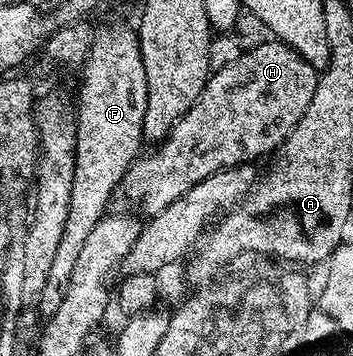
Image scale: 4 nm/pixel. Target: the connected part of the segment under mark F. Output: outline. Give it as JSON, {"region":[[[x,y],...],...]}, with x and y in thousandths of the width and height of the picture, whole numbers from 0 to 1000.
{"region":[[[331,62],[323,73],[297,73],[289,84],[278,81],[263,98],[263,121],[252,138],[252,154],[241,163],[241,183],[227,188],[224,208],[229,208],[229,289],[215,289],[212,329],[218,337],[218,402],[207,424],[212,427],[212,483],[201,506],[201,573],[190,596],[190,618],[178,629],[178,663],[167,674],[167,697],[156,697],[156,719],[144,739],[144,764],[133,764],[133,798],[122,798],[122,820],[110,831],[110,854],[105,857],[108,885],[119,896],[133,896],[167,868],[167,851],[178,843],[178,831],[190,831],[190,809],[201,801],[201,764],[212,753],[212,739],[224,719],[224,708],[235,699],[235,674],[246,674],[246,660],[258,654],[258,640],[269,640],[269,629],[280,629],[280,618],[297,610],[303,593],[312,587],[309,565],[320,556],[320,542],[334,542],[337,525],[354,489],[388,452],[394,435],[402,430],[405,390],[411,374],[405,371],[405,326],[416,315],[416,191],[405,191],[405,157],[399,154],[399,126],[388,110],[385,81],[374,70],[351,73],[348,65]]]}

